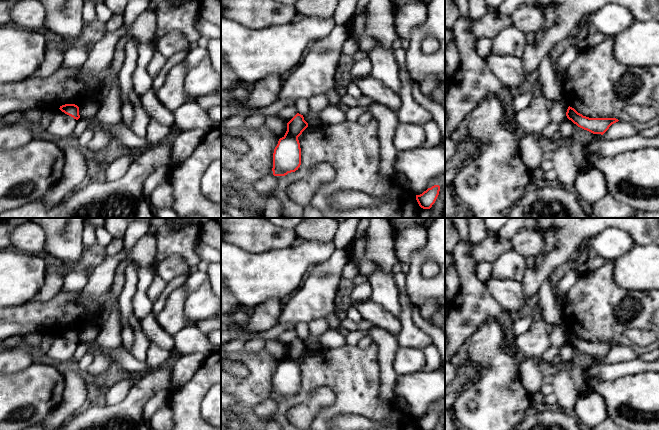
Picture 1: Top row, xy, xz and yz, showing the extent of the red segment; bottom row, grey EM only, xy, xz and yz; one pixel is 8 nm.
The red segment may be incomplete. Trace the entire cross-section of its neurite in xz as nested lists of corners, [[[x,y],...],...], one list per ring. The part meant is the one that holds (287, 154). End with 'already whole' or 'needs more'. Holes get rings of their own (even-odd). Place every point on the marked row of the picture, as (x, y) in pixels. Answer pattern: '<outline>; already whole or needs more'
[[[297,113],[288,123],[285,135],[279,139],[273,153],[273,175],[285,176],[301,165],[301,148],[298,137],[308,127],[303,115]]]; already whole

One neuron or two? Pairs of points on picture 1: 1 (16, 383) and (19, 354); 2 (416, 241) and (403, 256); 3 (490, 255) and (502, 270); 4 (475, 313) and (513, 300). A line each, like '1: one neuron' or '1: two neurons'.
1: two neurons
2: one neuron
3: two neurons
4: two neurons

